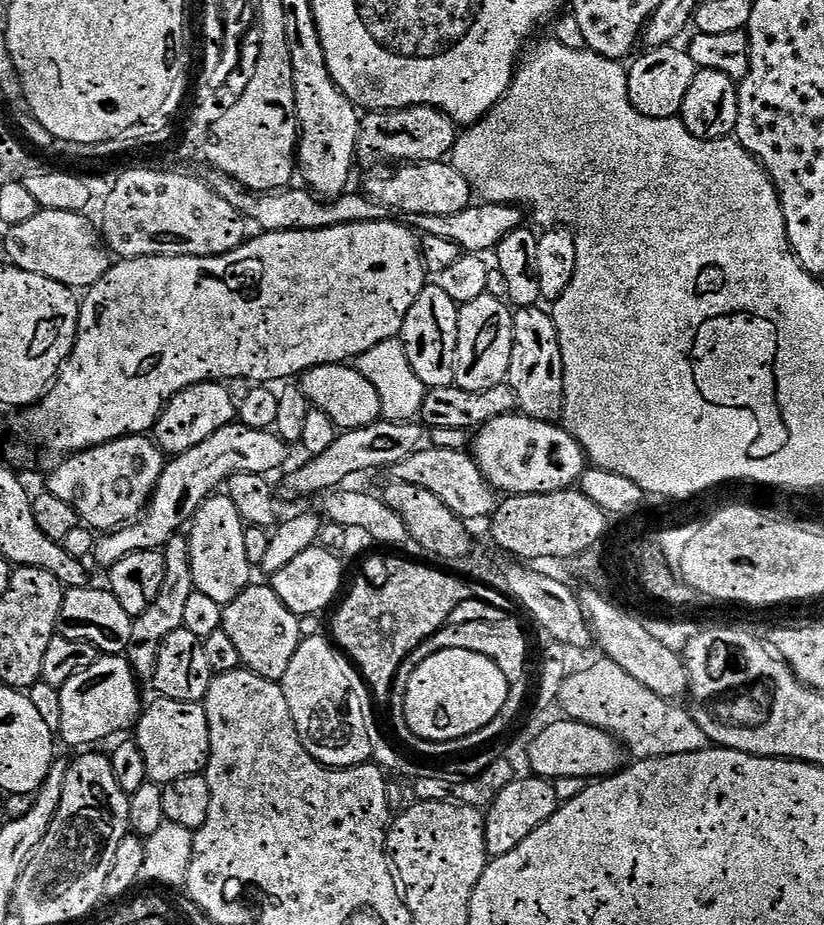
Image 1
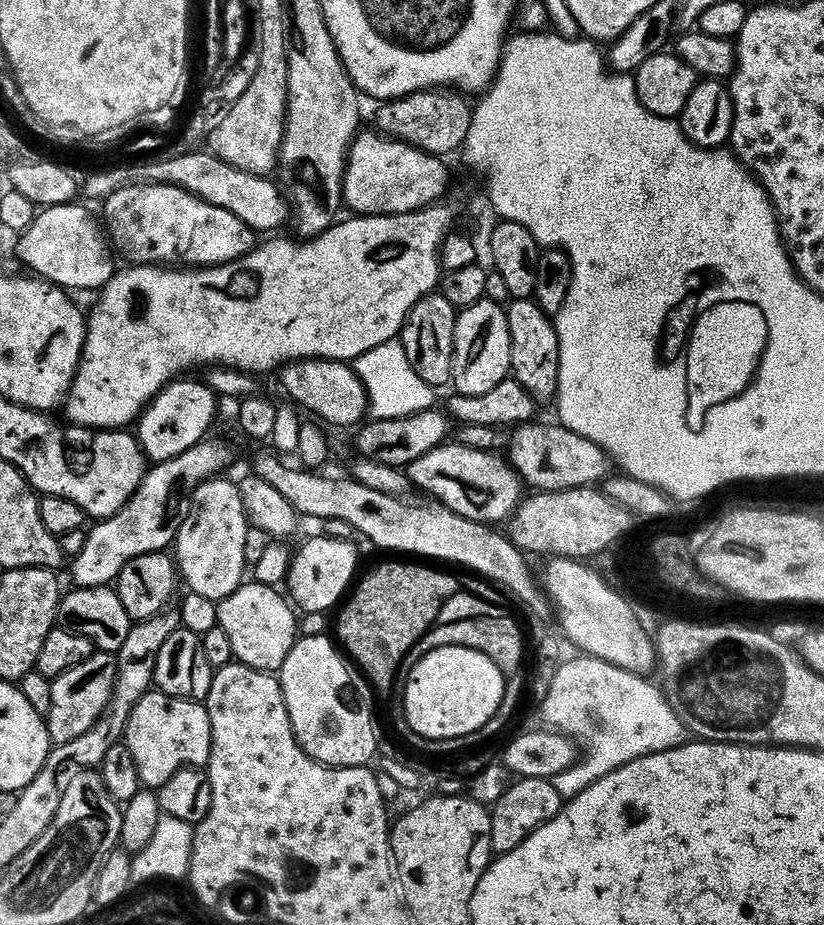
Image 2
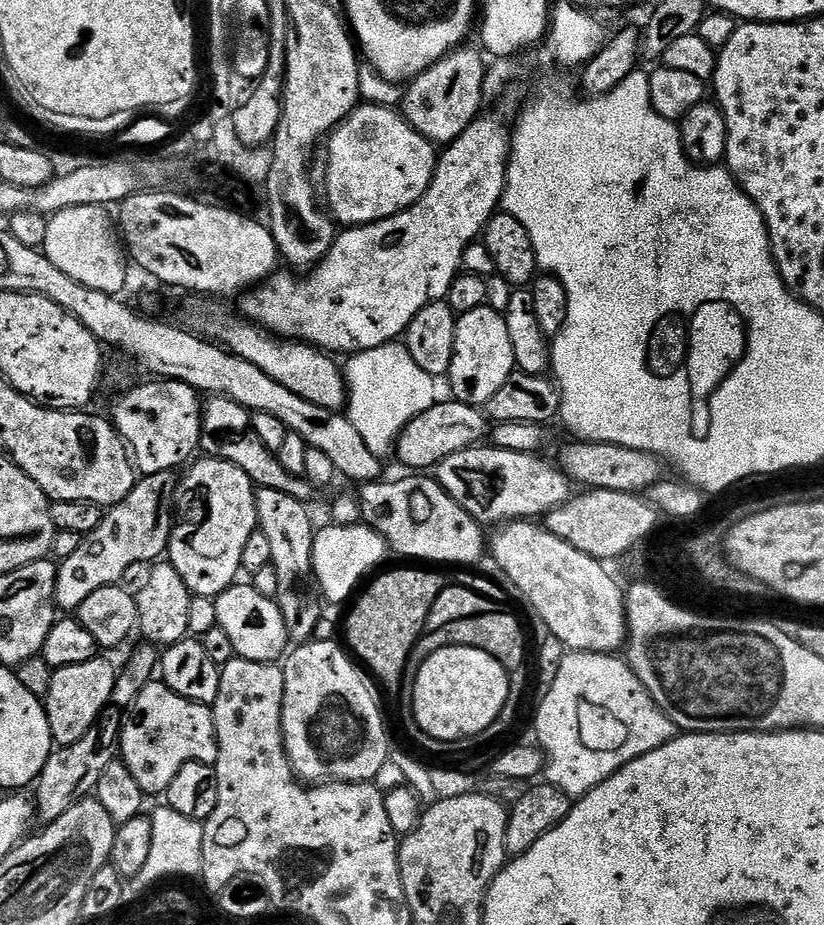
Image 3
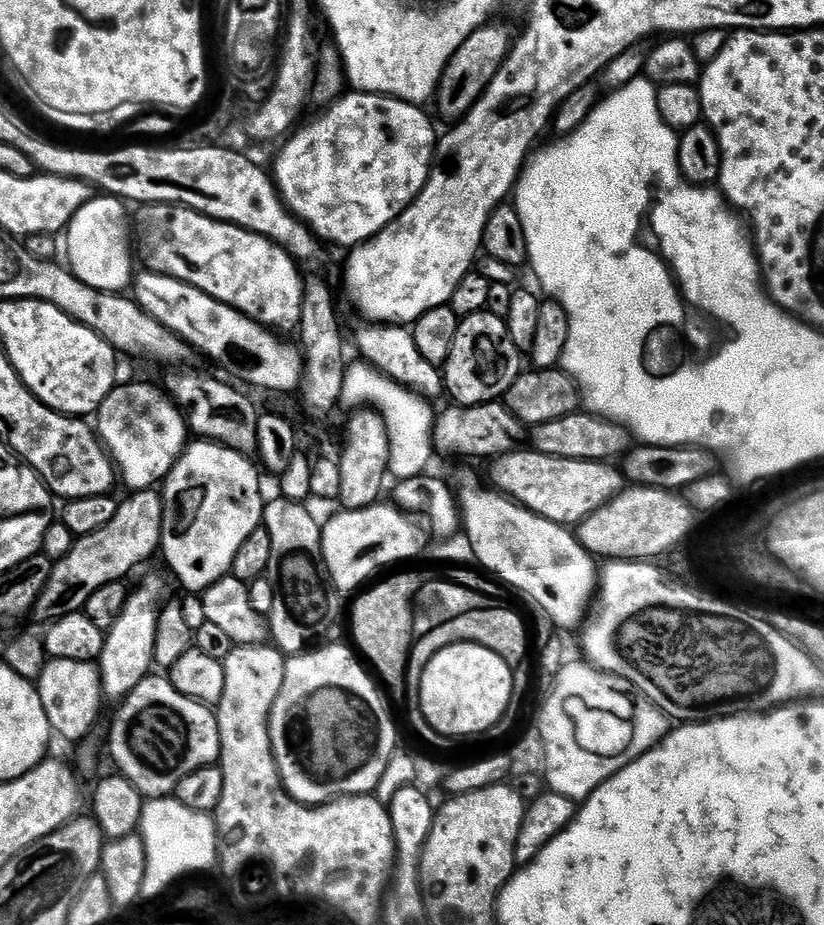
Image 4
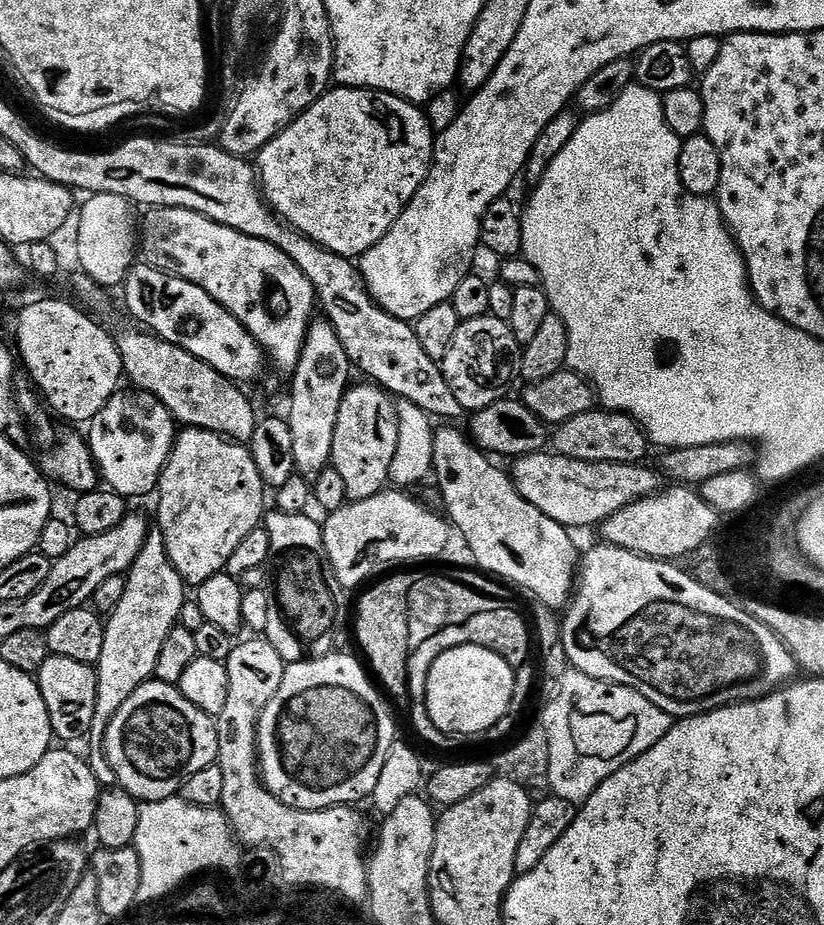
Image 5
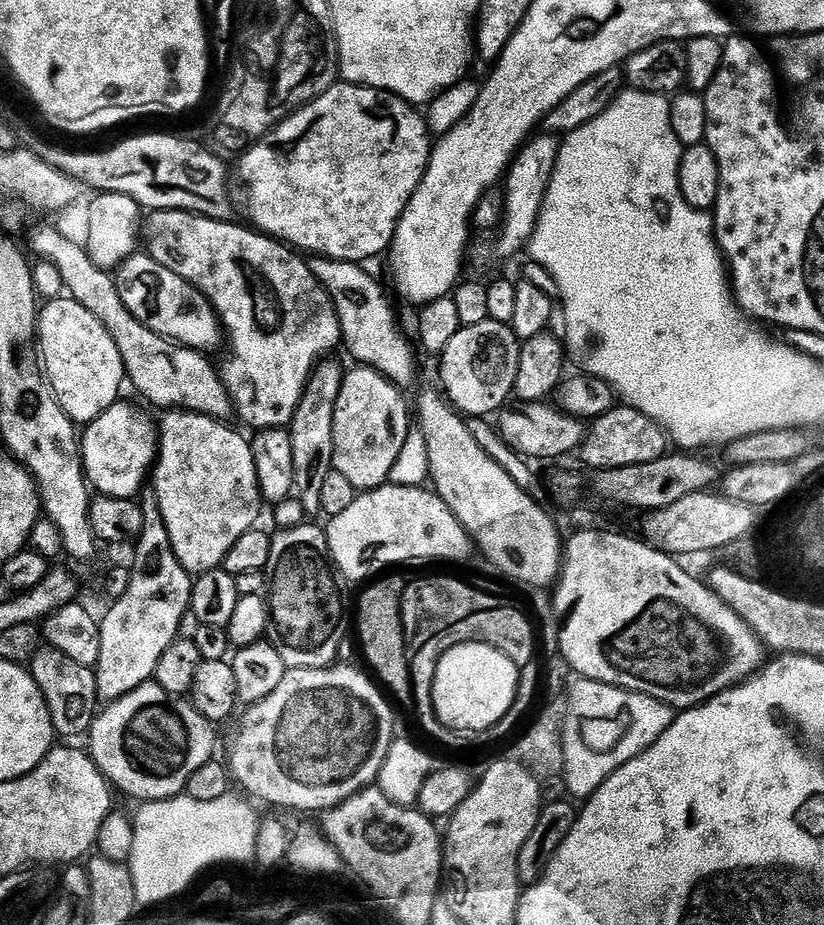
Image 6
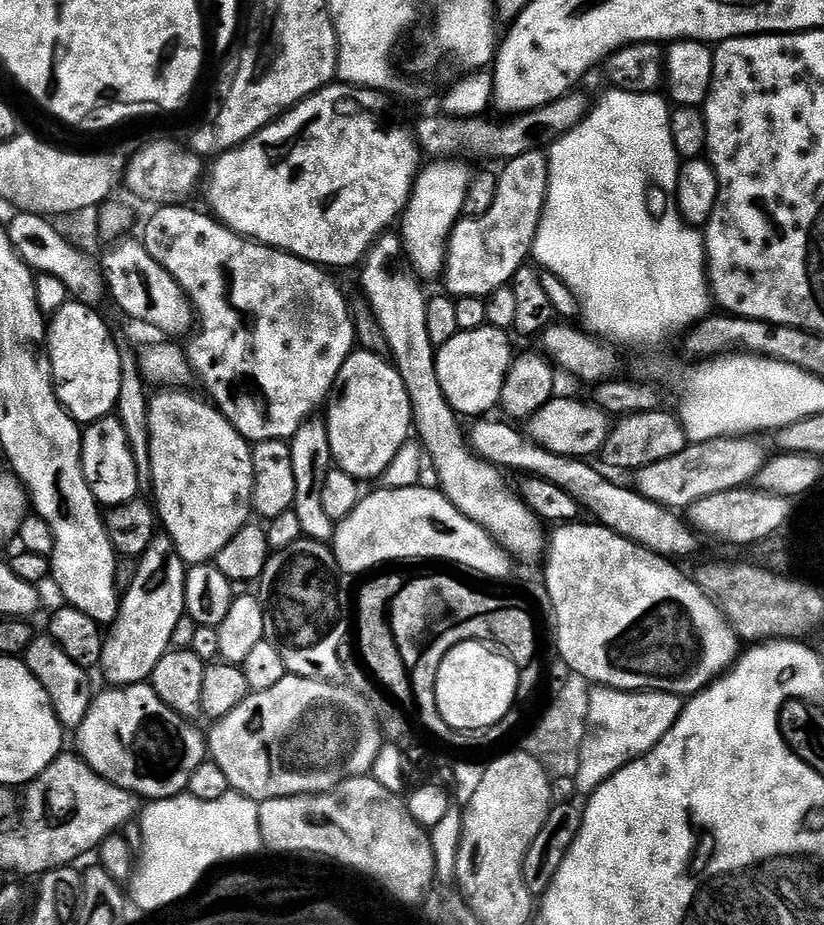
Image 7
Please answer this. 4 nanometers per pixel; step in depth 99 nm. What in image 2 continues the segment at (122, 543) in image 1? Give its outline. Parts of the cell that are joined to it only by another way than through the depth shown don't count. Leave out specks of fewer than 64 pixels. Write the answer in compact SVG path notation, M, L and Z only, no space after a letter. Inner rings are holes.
M212 438L186 450L186 454L178 454L178 458L152 464L145 471L142 486L138 486L130 502L126 502L118 514L91 525L92 533L85 538L72 564L73 585L76 588L107 588L115 585L124 567L134 562L134 558L171 549L175 545L193 492L206 481L217 479L227 464L227 448L215 444Z

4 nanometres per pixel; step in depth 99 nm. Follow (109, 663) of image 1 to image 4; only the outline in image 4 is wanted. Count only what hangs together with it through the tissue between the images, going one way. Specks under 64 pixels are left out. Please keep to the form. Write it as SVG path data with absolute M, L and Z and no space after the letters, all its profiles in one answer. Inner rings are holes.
M49 659L38 681L42 710L50 722L53 733L64 740L79 742L97 727L100 716L100 700L105 699L100 681L99 667L93 662L70 662Z

